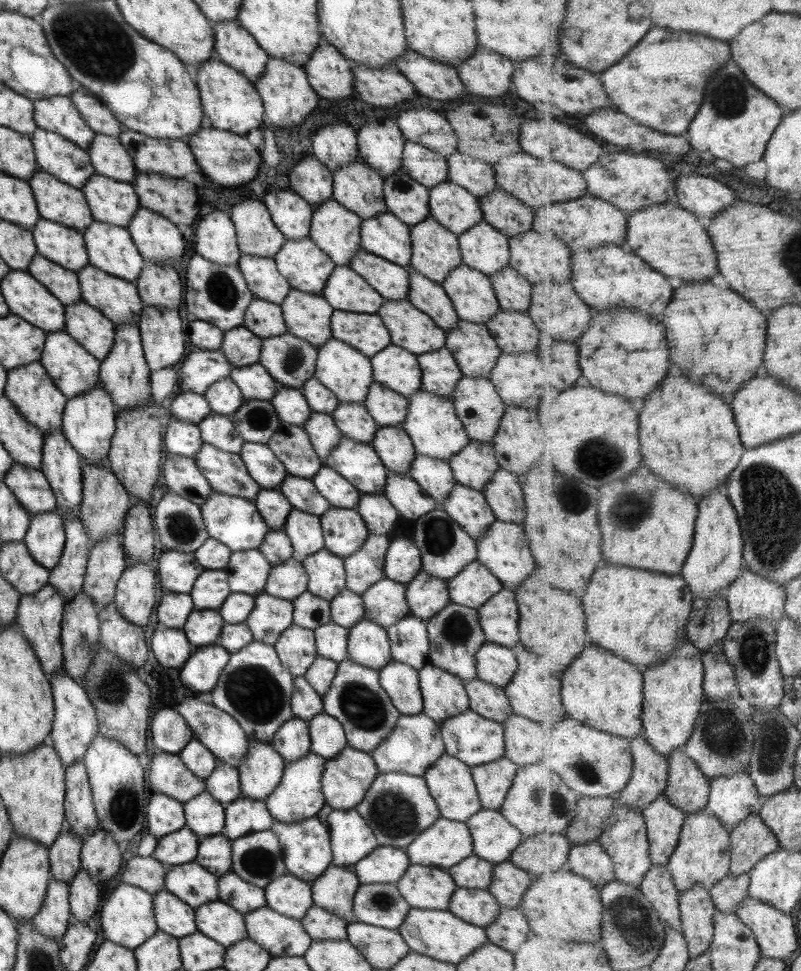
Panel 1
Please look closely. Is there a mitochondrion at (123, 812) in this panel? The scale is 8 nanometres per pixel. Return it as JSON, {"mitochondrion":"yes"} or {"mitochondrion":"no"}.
{"mitochondrion":"yes"}

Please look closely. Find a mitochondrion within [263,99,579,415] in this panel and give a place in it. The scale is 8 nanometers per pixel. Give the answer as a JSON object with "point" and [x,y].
{"point":[291,361]}

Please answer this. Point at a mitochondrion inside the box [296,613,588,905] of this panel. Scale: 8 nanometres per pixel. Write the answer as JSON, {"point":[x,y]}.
{"point":[394,815]}

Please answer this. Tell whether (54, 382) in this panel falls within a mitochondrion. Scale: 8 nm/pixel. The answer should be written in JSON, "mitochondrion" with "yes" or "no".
{"mitochondrion":"no"}

